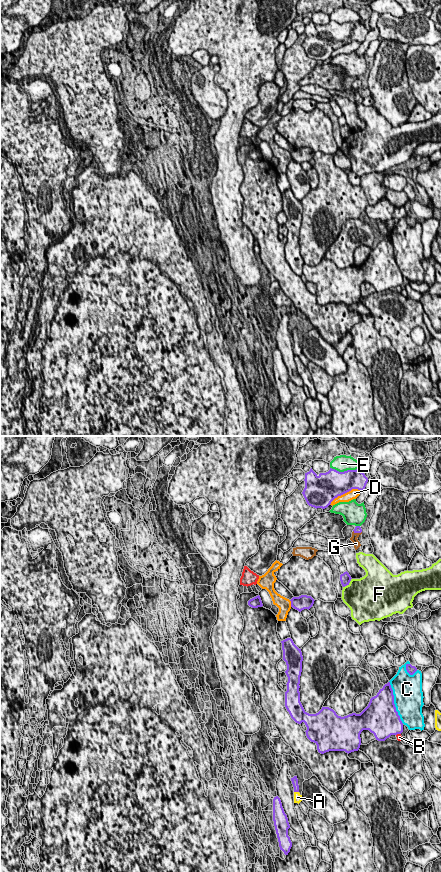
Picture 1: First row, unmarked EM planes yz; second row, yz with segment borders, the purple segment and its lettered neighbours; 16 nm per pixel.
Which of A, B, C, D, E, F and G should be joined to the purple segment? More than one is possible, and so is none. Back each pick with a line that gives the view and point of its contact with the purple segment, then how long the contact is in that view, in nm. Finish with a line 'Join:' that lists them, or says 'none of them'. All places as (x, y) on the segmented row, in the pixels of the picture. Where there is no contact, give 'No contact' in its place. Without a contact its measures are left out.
A: Touches purple at yz (296, 791). Shared border 80 nm
G: Touches purple at yz (357, 532). Shared border 150 nm
Join: A, G

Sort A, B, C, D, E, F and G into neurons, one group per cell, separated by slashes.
A G / B / C F / D / E

